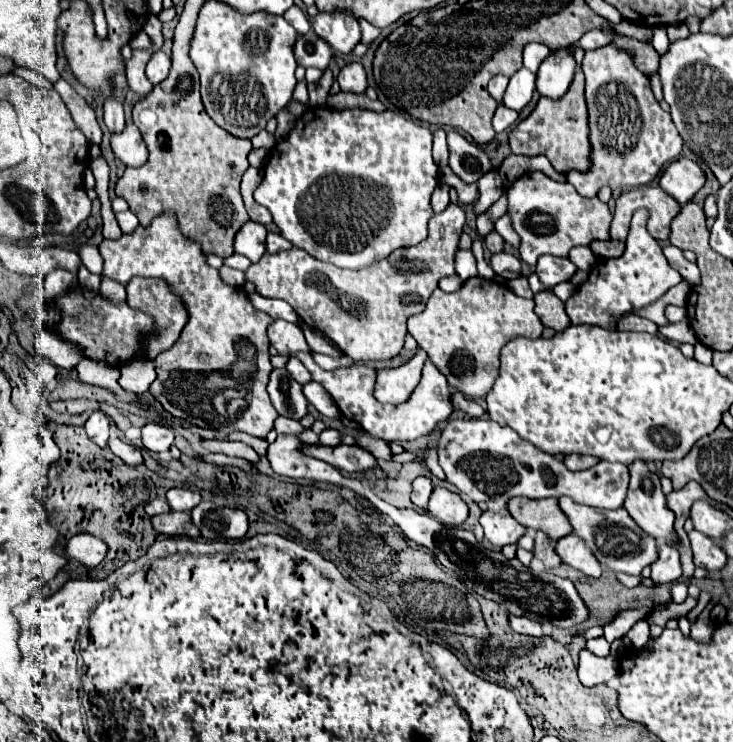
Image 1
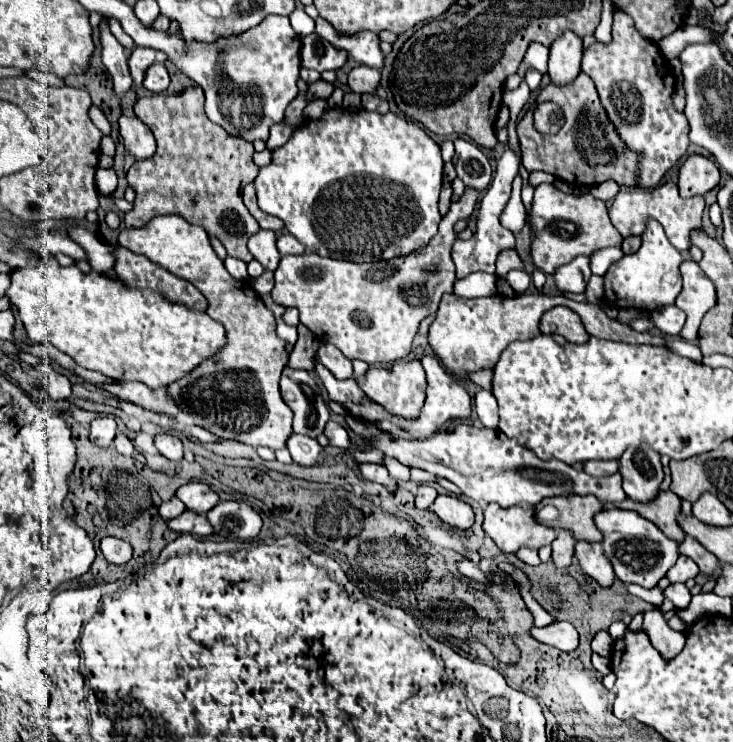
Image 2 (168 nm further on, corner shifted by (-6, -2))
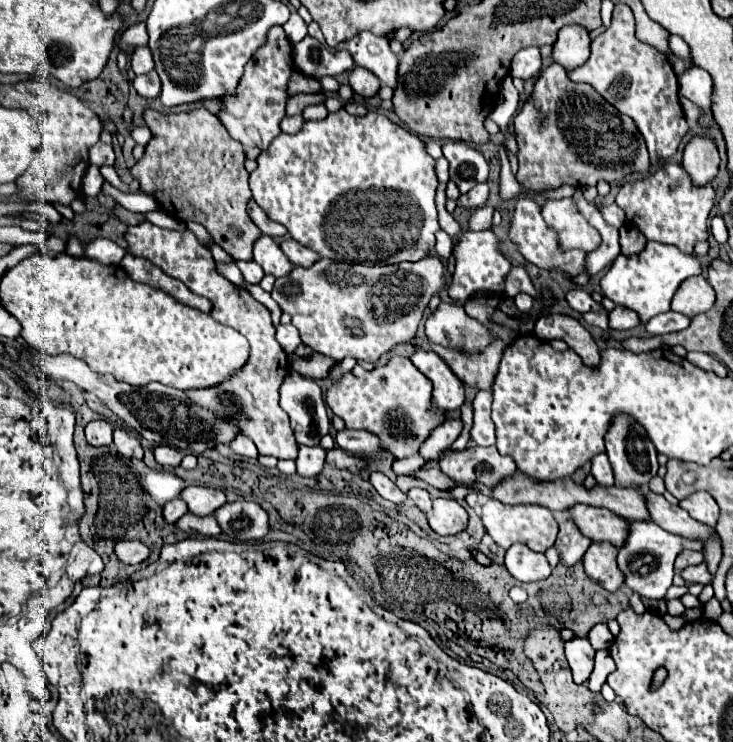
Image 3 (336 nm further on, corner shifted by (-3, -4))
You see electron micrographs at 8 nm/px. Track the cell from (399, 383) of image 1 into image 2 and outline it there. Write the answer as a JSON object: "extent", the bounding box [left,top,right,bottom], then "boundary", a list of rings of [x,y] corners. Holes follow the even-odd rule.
{"extent":[355,360,425,418],"boundary":[[[403,360],[395,362],[391,366],[371,366],[365,376],[355,378],[361,390],[373,400],[385,406],[391,414],[403,416],[403,418],[415,418],[425,402],[425,370],[421,360]]]}

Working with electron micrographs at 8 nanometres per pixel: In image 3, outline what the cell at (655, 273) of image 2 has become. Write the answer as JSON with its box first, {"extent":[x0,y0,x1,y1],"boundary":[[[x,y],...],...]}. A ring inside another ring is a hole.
{"extent":[600,242,702,326],"boundary":[[[648,242],[646,248],[640,254],[624,256],[620,254],[606,276],[602,278],[600,286],[606,298],[610,298],[616,306],[634,310],[640,318],[640,324],[644,326],[652,316],[668,312],[670,310],[670,300],[678,286],[690,278],[698,276],[702,272],[702,266],[694,254],[684,254],[676,246],[666,246],[660,242]]]}

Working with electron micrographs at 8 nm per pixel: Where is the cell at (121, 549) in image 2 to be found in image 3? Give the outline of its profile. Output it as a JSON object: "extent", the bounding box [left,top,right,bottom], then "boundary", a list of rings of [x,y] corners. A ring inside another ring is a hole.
{"extent":[116,540,150,564],"boundary":[[[140,540],[118,542],[116,544],[116,556],[124,564],[140,564],[150,556],[150,548],[146,544],[142,544]]]}

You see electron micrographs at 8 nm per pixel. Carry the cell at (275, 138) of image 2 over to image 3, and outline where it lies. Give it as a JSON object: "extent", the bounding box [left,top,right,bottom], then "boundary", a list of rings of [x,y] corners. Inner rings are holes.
{"extent":[280,116,304,134],"boundary":[[[286,116],[286,118],[282,120],[280,128],[282,128],[282,132],[288,132],[288,134],[296,134],[296,130],[300,130],[302,122],[304,122],[304,118],[302,118],[302,116]]]}

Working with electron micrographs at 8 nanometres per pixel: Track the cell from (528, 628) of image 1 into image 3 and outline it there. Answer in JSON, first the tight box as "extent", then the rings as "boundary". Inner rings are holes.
{"extent":[564,638,596,684],"boundary":[[[574,638],[570,642],[564,644],[566,650],[566,658],[568,664],[574,672],[574,682],[576,684],[584,684],[590,678],[590,672],[594,668],[594,654],[596,650],[592,650],[590,642],[586,638]]]}

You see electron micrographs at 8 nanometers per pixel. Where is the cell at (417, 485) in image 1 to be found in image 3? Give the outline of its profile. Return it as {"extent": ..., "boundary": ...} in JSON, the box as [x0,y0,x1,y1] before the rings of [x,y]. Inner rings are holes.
{"extent":[408,488,432,513],"boundary":[[[412,488],[412,490],[408,490],[408,496],[412,498],[412,502],[414,502],[422,512],[428,513],[431,511],[432,500],[426,490],[422,490],[422,488]]]}

